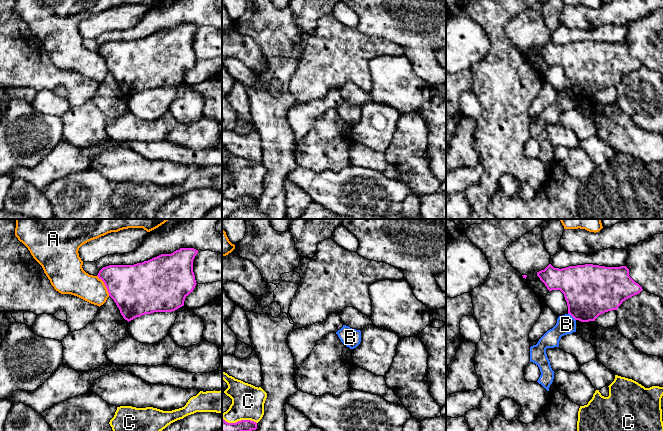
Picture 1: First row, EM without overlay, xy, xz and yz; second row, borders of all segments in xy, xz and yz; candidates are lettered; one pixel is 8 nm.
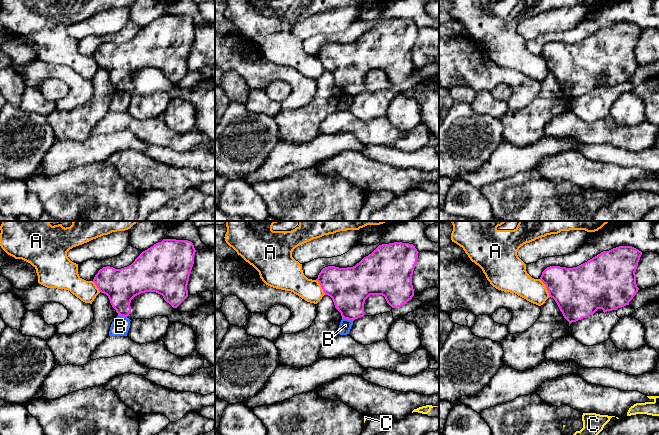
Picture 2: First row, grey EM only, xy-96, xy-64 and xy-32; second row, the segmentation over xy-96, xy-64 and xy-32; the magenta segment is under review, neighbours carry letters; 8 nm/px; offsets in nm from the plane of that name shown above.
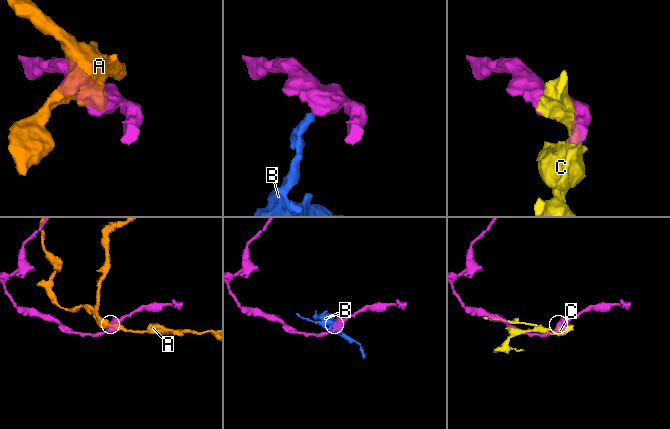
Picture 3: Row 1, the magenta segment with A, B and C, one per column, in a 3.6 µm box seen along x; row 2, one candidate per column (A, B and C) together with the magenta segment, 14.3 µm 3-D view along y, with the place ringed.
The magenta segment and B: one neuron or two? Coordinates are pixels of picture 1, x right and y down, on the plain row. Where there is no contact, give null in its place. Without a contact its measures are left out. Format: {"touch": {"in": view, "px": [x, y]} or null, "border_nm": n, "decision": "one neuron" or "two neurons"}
{"touch": {"in": "yz", "px": [572, 92]}, "border_nm": 90, "decision": "two neurons"}

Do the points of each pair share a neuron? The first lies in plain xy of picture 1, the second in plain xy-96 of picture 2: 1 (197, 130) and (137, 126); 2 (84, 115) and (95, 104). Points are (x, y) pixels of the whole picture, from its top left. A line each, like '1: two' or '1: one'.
1: one
2: one

